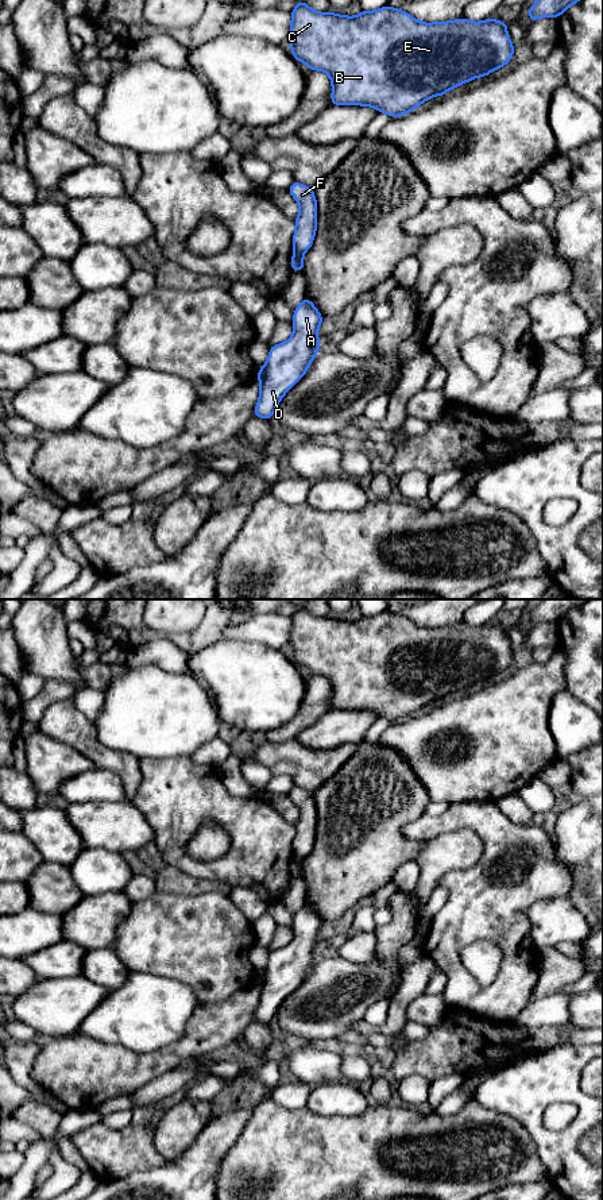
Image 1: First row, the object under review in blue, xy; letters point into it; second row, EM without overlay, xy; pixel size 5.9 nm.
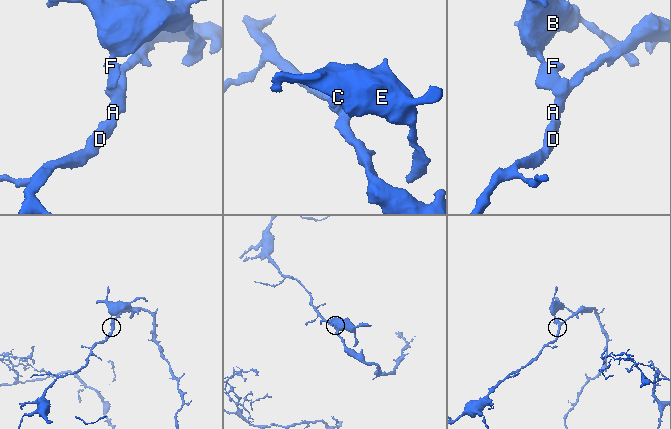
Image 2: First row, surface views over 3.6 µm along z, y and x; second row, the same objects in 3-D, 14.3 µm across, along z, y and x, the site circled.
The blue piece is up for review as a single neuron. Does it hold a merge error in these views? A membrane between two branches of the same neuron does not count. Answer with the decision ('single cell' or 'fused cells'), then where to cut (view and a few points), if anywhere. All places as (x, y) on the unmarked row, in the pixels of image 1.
fused cells; cut in xy along (294, 856), (302, 860)

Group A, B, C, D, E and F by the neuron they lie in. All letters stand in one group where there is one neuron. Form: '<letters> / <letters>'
A D / B C E F

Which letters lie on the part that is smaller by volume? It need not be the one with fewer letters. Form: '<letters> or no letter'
B, C, E, F

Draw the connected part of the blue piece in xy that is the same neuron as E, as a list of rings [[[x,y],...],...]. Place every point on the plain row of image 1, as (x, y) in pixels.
[[[302,605],[291,616],[289,648],[293,661],[306,668],[309,676],[321,675],[329,680],[332,710],[375,711],[379,718],[395,724],[428,703],[444,701],[449,694],[507,670],[514,660],[507,629],[492,622],[422,628],[390,610],[343,621],[317,617]]]

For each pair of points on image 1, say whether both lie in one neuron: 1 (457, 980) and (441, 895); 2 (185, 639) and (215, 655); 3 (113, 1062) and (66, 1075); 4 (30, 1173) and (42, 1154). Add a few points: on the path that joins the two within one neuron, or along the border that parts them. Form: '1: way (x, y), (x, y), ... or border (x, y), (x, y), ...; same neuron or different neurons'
1: border (441, 884), (447, 891), (447, 902), (429, 925); different neurons
2: border (221, 637), (189, 656); different neurons
3: way (101, 1071), (78, 1072); same neuron
4: way (30, 1169), (38, 1158); same neuron

